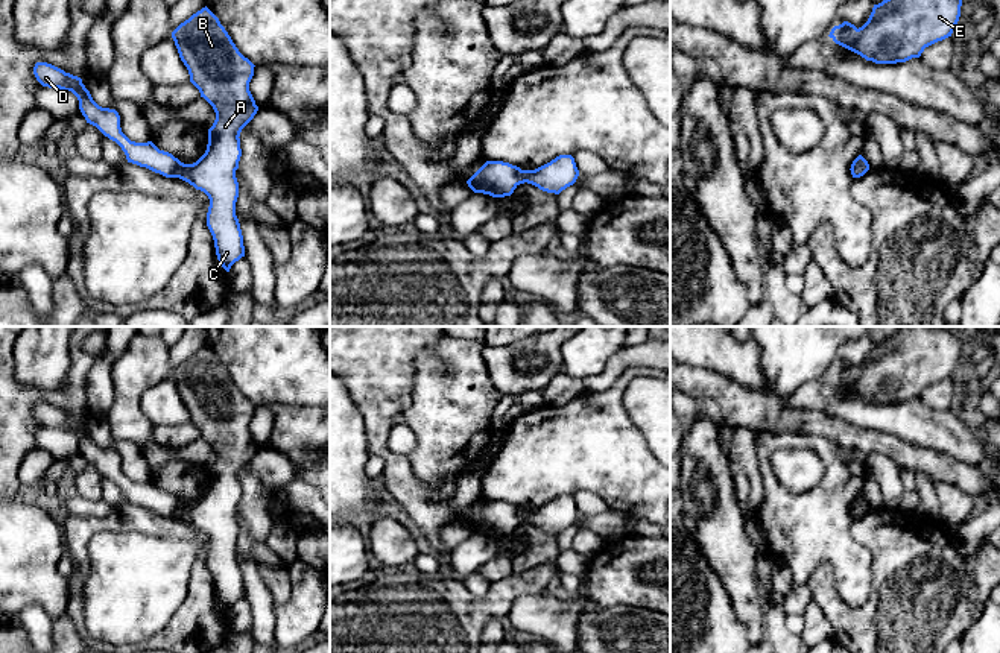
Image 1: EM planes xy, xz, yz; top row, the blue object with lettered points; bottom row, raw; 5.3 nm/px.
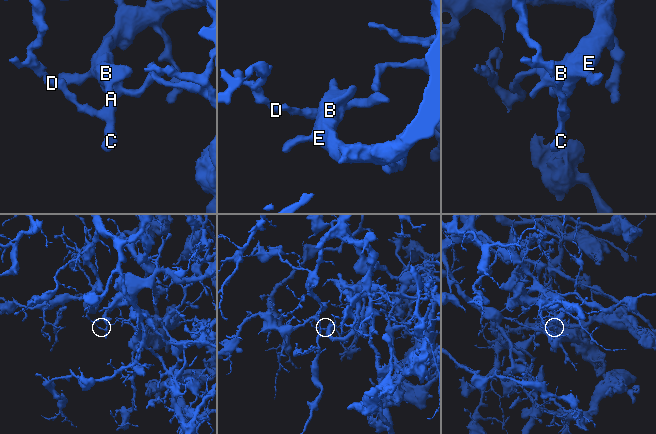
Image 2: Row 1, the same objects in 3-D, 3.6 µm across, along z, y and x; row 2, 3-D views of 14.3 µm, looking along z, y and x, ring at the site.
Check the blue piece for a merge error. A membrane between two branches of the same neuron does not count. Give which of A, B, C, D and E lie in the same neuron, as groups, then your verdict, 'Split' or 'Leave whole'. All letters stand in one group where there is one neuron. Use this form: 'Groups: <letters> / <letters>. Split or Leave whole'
Groups: A B C E / D. Split

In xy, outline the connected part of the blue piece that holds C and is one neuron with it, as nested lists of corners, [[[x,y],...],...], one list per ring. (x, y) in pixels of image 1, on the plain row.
[[[207,346],[181,363],[172,372],[172,378],[188,410],[190,422],[216,453],[216,460],[208,469],[205,494],[193,504],[178,503],[173,518],[188,522],[208,536],[207,566],[214,580],[217,600],[229,612],[231,606],[245,597],[243,576],[236,556],[239,538],[236,510],[242,497],[240,472],[258,451],[249,431],[255,405],[239,392],[219,358]]]

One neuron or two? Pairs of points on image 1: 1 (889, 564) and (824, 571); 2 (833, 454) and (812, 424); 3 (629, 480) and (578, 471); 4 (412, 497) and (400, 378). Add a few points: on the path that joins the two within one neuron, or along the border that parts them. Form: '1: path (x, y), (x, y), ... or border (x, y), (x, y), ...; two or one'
1: path (882, 591), (862, 612), (844, 612), (830, 599); one
2: border (784, 433), (821, 435), (848, 451); two
3: path (617, 471), (590, 471); one
4: path (397, 468), (380, 448), (380, 407); one

